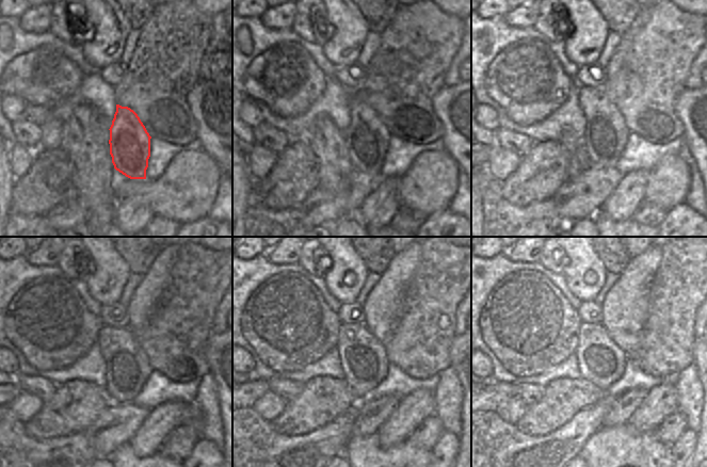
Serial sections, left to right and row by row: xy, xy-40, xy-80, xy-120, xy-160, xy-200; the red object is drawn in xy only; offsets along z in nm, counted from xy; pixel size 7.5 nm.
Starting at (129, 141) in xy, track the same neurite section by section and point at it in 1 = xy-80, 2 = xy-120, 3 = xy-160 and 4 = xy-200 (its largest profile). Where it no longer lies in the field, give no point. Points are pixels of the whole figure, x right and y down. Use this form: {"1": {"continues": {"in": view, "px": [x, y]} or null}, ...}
{"1": {"continues": {"in": "xy-80", "px": [607, 132]}}, "2": {"continues": {"in": "xy-120", "px": [127, 365]}}, "3": {"continues": {"in": "xy-160", "px": [365, 363]}}, "4": {"continues": {"in": "xy-200", "px": [600, 360]}}}

